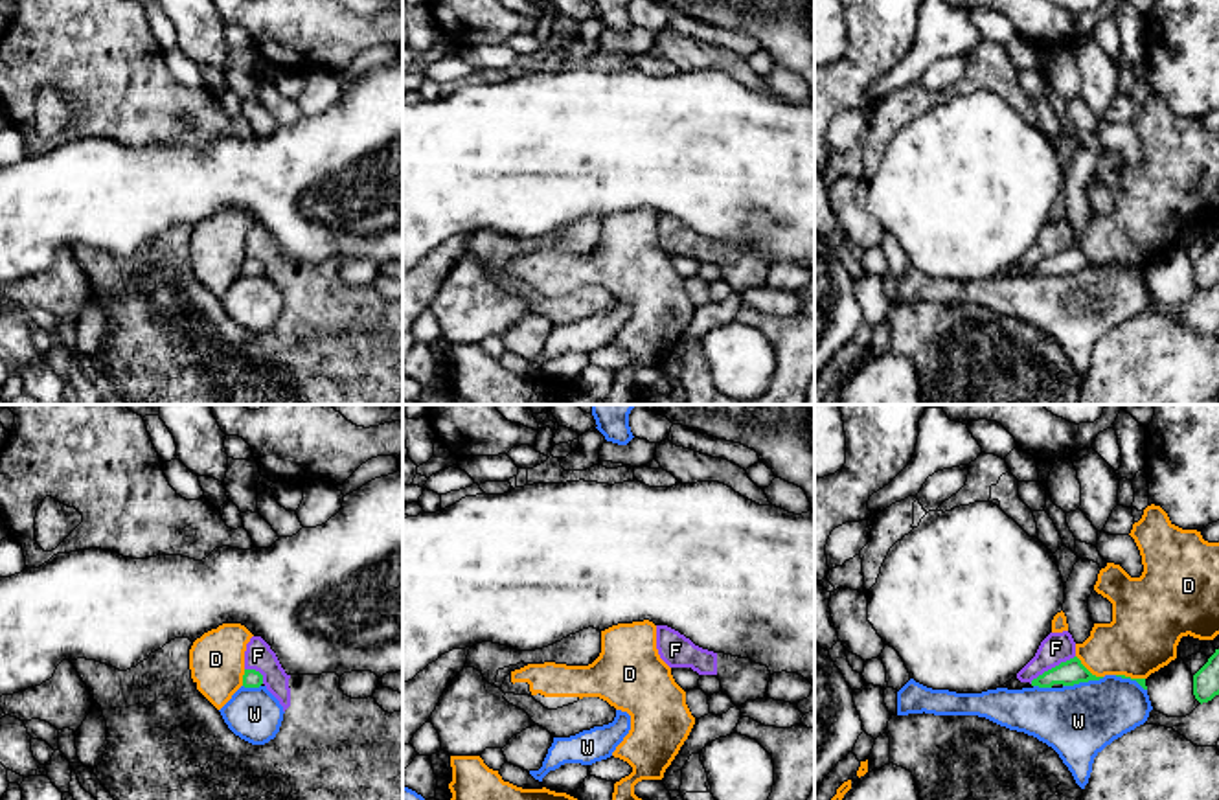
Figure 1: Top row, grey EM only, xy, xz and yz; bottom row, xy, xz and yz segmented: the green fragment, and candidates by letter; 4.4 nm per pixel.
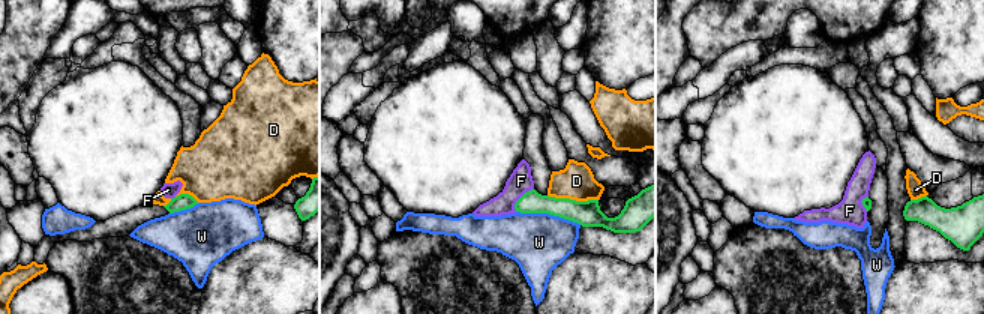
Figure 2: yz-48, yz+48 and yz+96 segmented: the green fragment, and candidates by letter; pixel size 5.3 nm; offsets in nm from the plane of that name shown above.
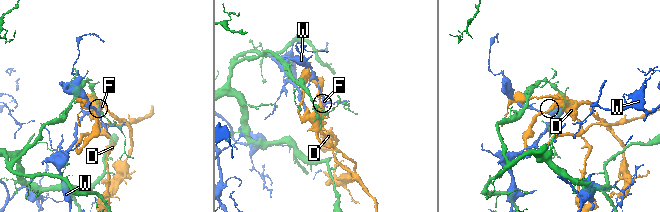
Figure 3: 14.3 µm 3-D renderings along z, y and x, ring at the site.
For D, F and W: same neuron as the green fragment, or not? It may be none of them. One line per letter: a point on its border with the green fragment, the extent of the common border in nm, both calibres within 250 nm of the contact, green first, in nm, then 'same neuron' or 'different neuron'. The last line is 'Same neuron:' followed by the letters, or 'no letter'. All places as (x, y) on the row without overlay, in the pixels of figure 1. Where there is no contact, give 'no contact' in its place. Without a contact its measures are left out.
D: contact yz (1087, 258); length 160 nm; calibres 110 and 300 nm; different neuron
F: contact yz (1052, 256); length 240 nm; calibres 110 and 140 nm; different neuron
W: contact yz (1083, 269); length 190 nm; calibres 110 and 320 nm; different neuron
Same neuron: no letter

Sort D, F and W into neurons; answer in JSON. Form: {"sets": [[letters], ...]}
{"sets": [["D"], ["F"], ["W"]]}

